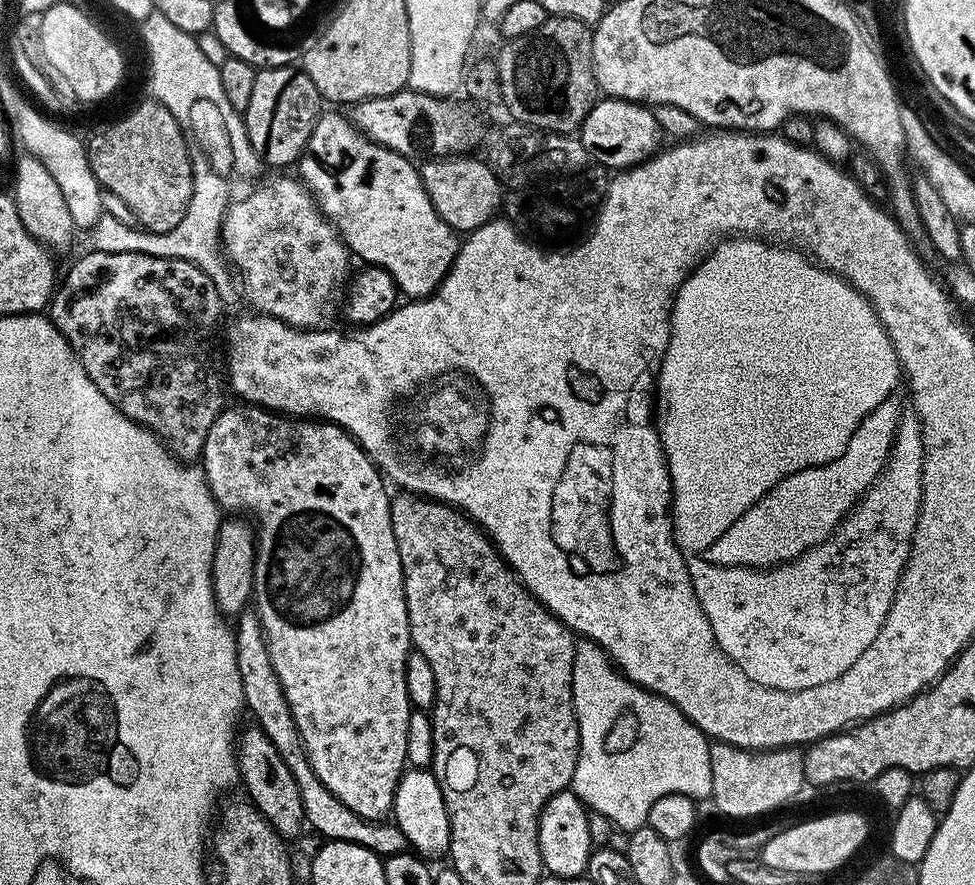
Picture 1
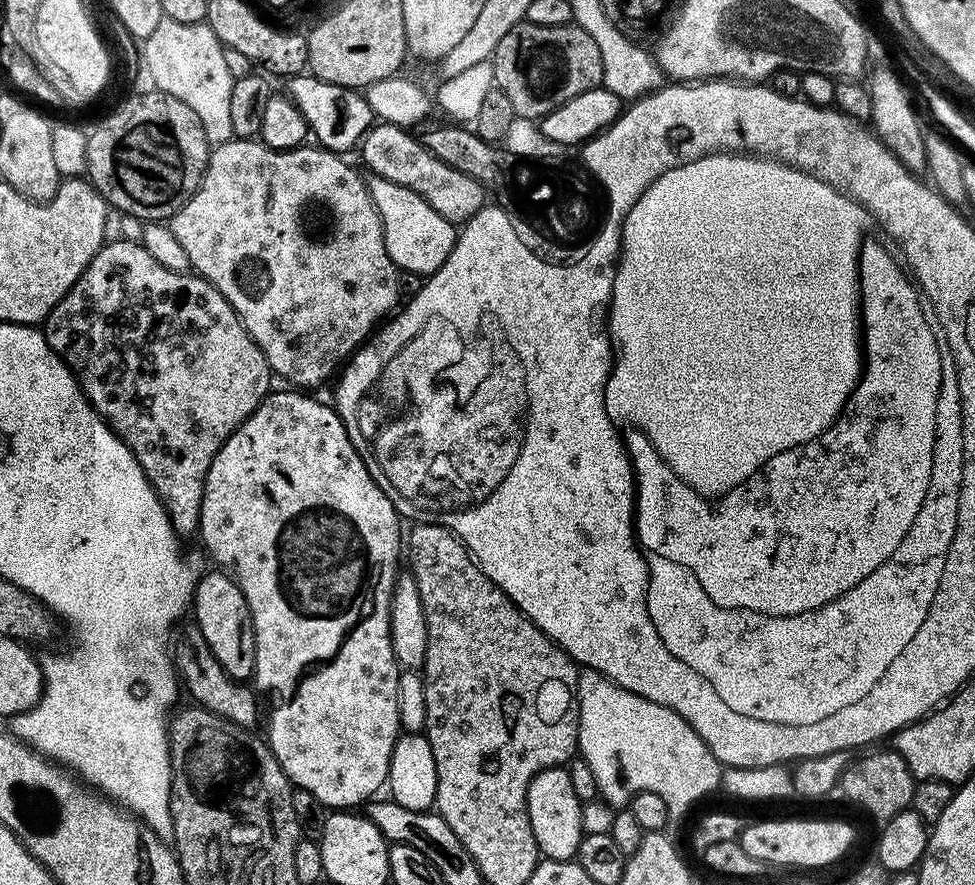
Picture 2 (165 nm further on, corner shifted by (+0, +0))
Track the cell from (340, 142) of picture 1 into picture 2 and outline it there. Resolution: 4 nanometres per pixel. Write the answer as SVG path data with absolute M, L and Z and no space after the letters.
M369 175L368 193L380 215L386 250L397 269L413 272L423 278L444 265L458 235L454 225L436 213L414 190L395 185L382 176Z

